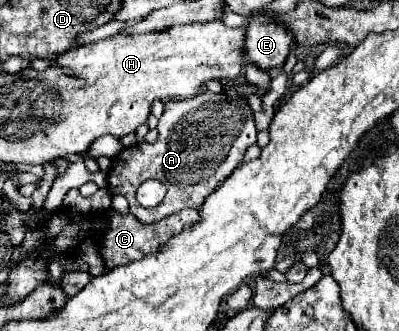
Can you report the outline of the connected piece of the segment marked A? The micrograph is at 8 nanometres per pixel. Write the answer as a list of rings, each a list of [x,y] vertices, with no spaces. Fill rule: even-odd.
[[[202,92],[190,100],[168,100],[158,120],[158,140],[154,144],[134,144],[114,156],[108,188],[128,200],[130,214],[142,224],[154,224],[182,208],[198,210],[206,196],[242,164],[246,148],[254,142],[254,114],[244,96],[230,98],[226,94]],[[148,178],[156,178],[168,188],[168,194],[156,208],[142,208],[136,200],[138,186]]]

